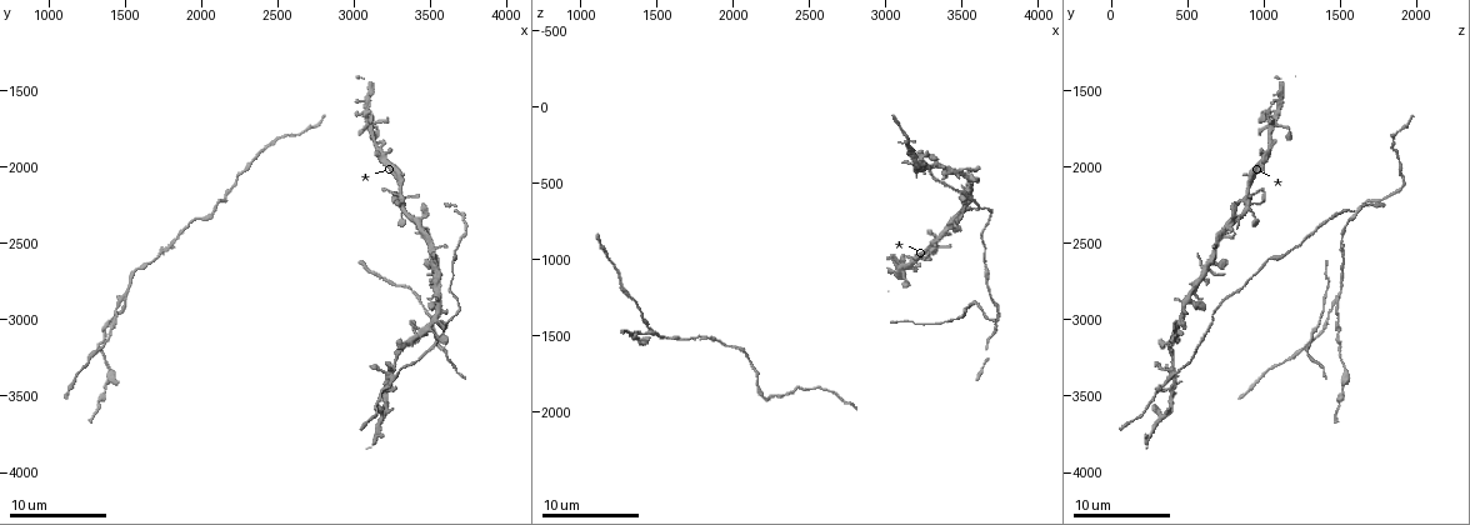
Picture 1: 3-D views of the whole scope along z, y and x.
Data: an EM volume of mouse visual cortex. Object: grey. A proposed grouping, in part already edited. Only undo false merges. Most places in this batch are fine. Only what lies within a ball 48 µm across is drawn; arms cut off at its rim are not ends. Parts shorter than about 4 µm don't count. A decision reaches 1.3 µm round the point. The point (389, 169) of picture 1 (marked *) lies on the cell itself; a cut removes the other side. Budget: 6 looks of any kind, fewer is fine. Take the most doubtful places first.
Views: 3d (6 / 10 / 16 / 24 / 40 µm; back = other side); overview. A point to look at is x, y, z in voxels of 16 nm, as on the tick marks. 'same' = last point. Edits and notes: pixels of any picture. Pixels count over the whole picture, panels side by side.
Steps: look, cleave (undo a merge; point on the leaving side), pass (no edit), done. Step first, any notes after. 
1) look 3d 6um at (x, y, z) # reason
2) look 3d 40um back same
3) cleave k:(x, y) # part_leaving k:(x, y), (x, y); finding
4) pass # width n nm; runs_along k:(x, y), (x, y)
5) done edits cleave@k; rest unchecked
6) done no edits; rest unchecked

look 3d 6um at (3280, 3360, 400) # four or more arms meet

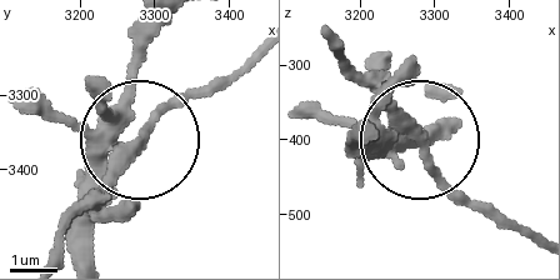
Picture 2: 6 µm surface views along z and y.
look 3d 6um back at (3280, 3360, 405)

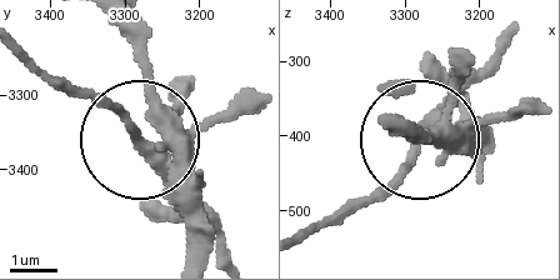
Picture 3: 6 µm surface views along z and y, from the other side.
pass # all the same cell

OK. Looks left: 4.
look 3d 10um at (3120, 1740, 1100) # four-way junction

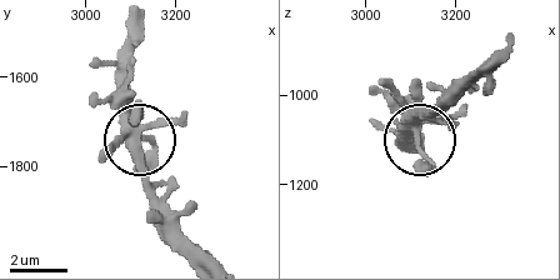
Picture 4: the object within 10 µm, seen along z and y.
look 3d 6um at (3110, 1725, 1085)

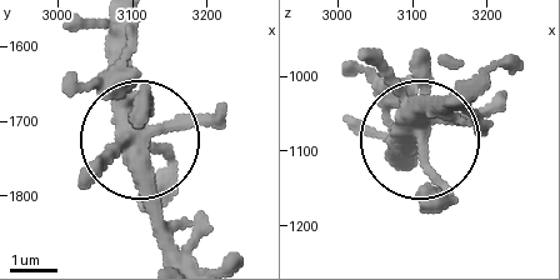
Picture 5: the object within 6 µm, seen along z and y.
pass # width 340 nm; all the same cell

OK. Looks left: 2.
look 3d 10um at (3320, 2240, 920) # four or more arms meet

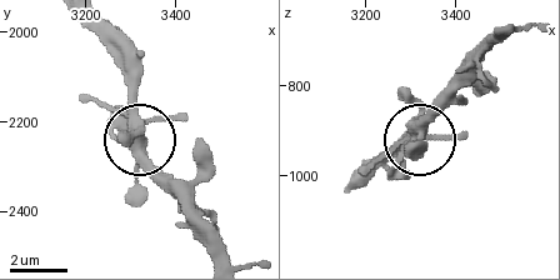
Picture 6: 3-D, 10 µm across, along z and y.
pass # runs_along 6:(100, 41), (126, 89), (134, 146), (129, 201); all the same cell

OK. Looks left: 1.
done no edits; rest unchecked

